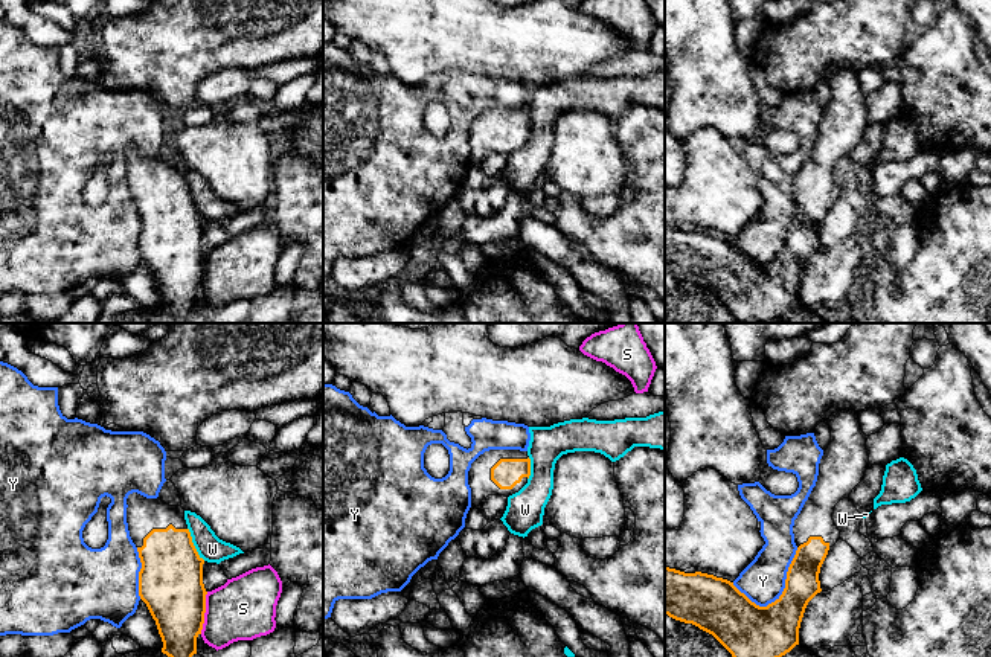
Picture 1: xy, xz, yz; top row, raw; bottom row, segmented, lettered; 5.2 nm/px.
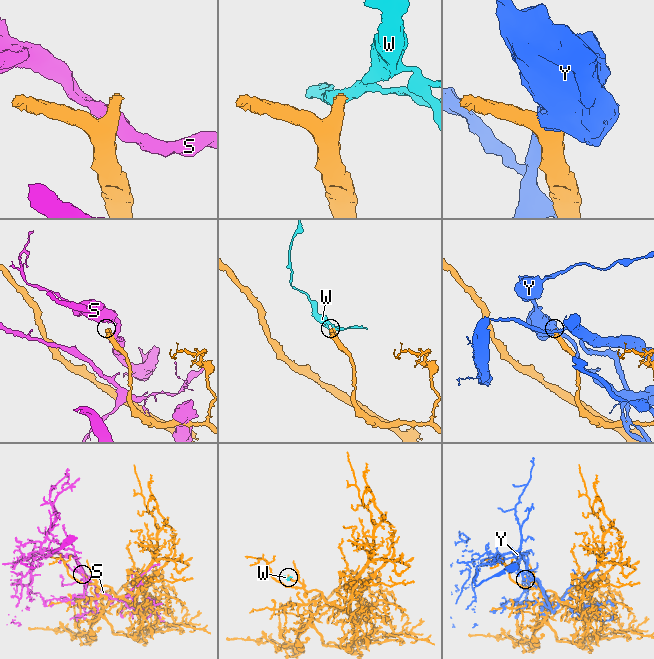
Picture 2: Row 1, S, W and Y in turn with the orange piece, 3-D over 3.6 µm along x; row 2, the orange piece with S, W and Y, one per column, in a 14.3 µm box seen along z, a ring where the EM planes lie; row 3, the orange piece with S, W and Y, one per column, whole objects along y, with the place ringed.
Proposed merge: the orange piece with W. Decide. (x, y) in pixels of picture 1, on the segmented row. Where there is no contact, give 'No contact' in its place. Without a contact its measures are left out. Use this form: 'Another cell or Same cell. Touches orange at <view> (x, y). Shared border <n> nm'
Another cell. Touches orange at xy (192, 544). Shared border 200 nm

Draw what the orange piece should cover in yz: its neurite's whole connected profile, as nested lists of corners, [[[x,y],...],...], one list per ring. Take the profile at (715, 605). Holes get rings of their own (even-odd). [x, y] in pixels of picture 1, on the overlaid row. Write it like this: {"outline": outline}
{"outline": [[[839,410],[829,416],[828,425],[831,442],[823,450],[816,486],[794,520],[797,550],[787,572],[785,588],[775,602],[759,607],[727,579],[665,567],[665,614],[712,634],[732,657],[782,657],[790,652],[799,645],[799,628],[808,602],[822,591],[820,567],[828,550],[840,540],[840,530],[832,520],[834,508],[849,497],[869,465],[866,434],[860,427],[858,412]]]}

